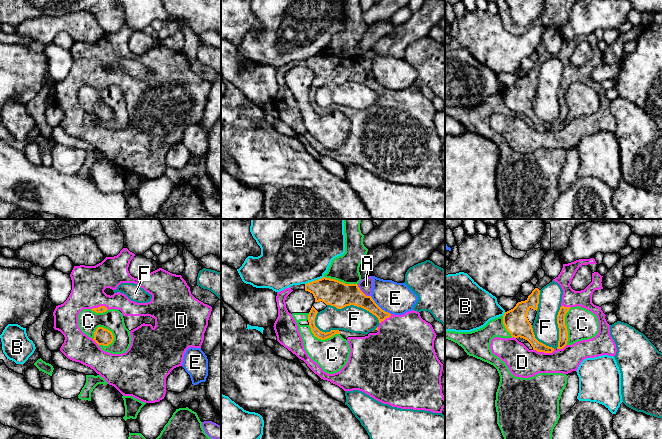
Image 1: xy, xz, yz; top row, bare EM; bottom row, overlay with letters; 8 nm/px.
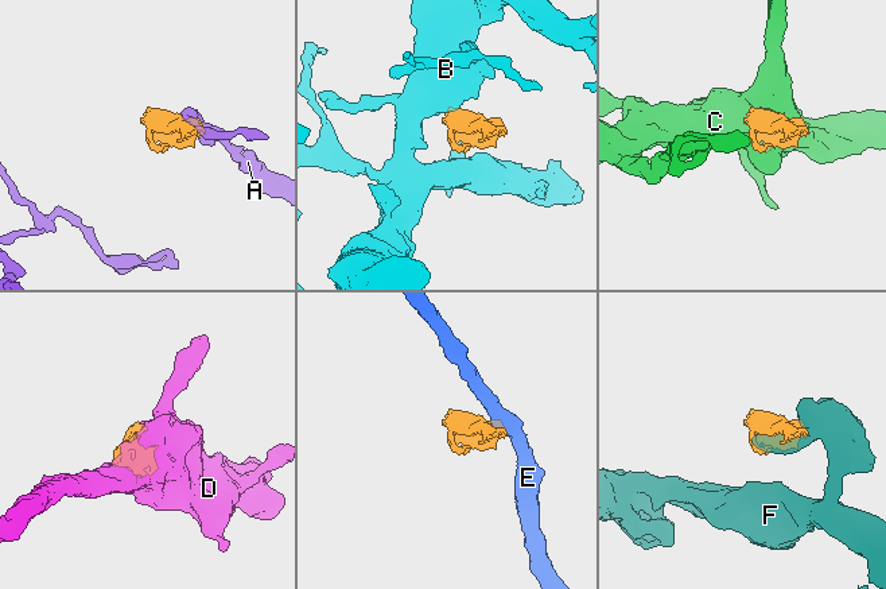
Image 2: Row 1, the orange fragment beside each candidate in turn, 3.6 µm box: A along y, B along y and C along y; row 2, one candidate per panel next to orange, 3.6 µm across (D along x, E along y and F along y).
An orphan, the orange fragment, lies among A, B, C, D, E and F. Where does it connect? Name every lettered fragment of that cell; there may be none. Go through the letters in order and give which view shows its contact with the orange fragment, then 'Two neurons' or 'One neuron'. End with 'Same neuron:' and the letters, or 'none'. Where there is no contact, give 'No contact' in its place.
A: Touches orange in xz. Two neurons
B: Touches orange in xz. Two neurons
C: Touches orange in xy. Two neurons
D: Touches orange in yz. One neuron
E: Touches orange in xz. Two neurons
F: Touches orange in xz. Two neurons
Same neuron: D

